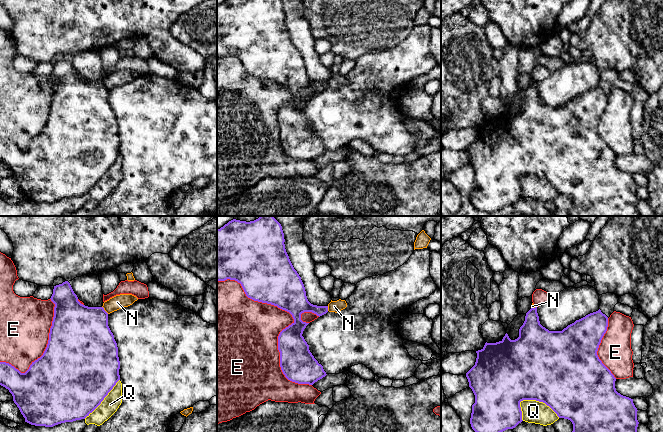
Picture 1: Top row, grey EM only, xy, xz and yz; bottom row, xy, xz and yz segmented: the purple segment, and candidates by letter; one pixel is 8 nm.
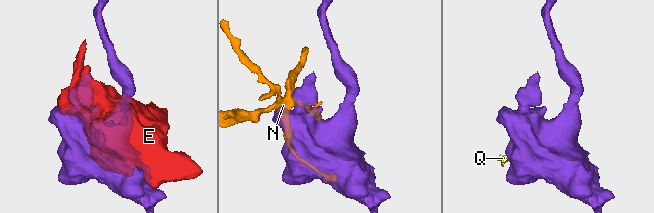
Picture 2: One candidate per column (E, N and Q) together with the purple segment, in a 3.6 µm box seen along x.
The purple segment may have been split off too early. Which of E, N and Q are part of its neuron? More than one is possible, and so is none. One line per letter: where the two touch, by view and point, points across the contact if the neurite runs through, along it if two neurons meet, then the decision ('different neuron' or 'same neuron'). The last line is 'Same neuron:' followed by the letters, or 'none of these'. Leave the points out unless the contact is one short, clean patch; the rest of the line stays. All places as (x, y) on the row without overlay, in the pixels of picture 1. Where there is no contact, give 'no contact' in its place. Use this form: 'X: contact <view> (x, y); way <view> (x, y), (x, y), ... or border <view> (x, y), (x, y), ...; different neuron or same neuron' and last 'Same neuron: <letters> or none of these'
E: contact xz (294, 96); different neuron
N: contact xy (104, 86); border xy (102, 82), (108, 89); different neuron
Q: contact yz (539, 177); different neuron
Same neuron: none of these

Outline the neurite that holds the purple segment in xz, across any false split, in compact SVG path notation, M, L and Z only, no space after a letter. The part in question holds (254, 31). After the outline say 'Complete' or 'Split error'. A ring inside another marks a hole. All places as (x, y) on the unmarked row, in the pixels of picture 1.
M225 0L217 5L217 57L235 56L241 60L248 74L277 82L292 91L294 98L283 105L278 112L280 143L288 156L298 160L313 161L327 150L323 142L318 139L310 128L309 121L302 112L309 99L301 96L301 90L312 88L320 93L328 88L328 82L317 82L308 77L304 60L289 35L284 18L281 0Z. Complete

